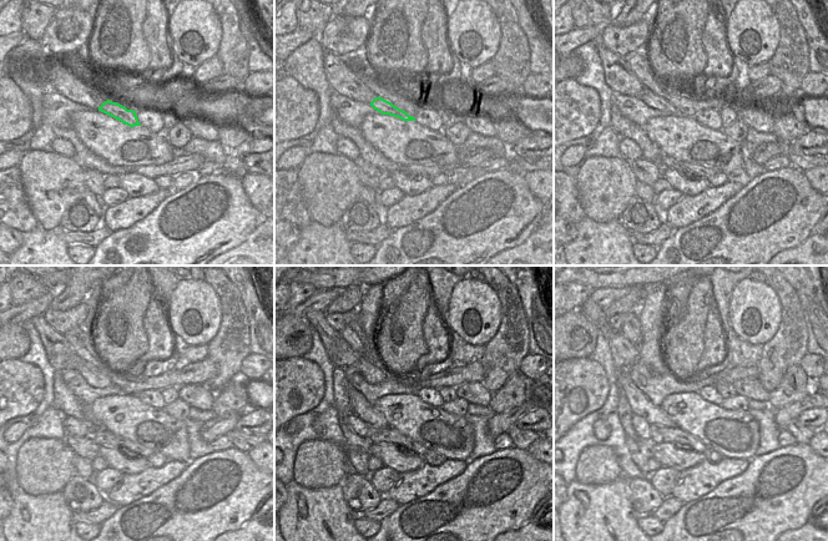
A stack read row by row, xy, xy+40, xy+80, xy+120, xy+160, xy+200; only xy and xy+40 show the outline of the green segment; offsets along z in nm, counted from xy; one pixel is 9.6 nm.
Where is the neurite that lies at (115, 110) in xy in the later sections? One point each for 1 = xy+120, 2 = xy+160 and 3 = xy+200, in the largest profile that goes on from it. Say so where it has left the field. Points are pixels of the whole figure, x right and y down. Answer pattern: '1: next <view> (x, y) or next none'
1: next xy+120 (90, 373)
2: next xy+160 (344, 355)
3: next xy+200 (625, 354)

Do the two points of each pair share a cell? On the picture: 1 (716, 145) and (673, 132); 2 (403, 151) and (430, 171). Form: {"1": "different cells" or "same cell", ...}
{"1": "same cell", "2": "different cells"}

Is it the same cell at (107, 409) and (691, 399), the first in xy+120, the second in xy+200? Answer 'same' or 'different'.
same

